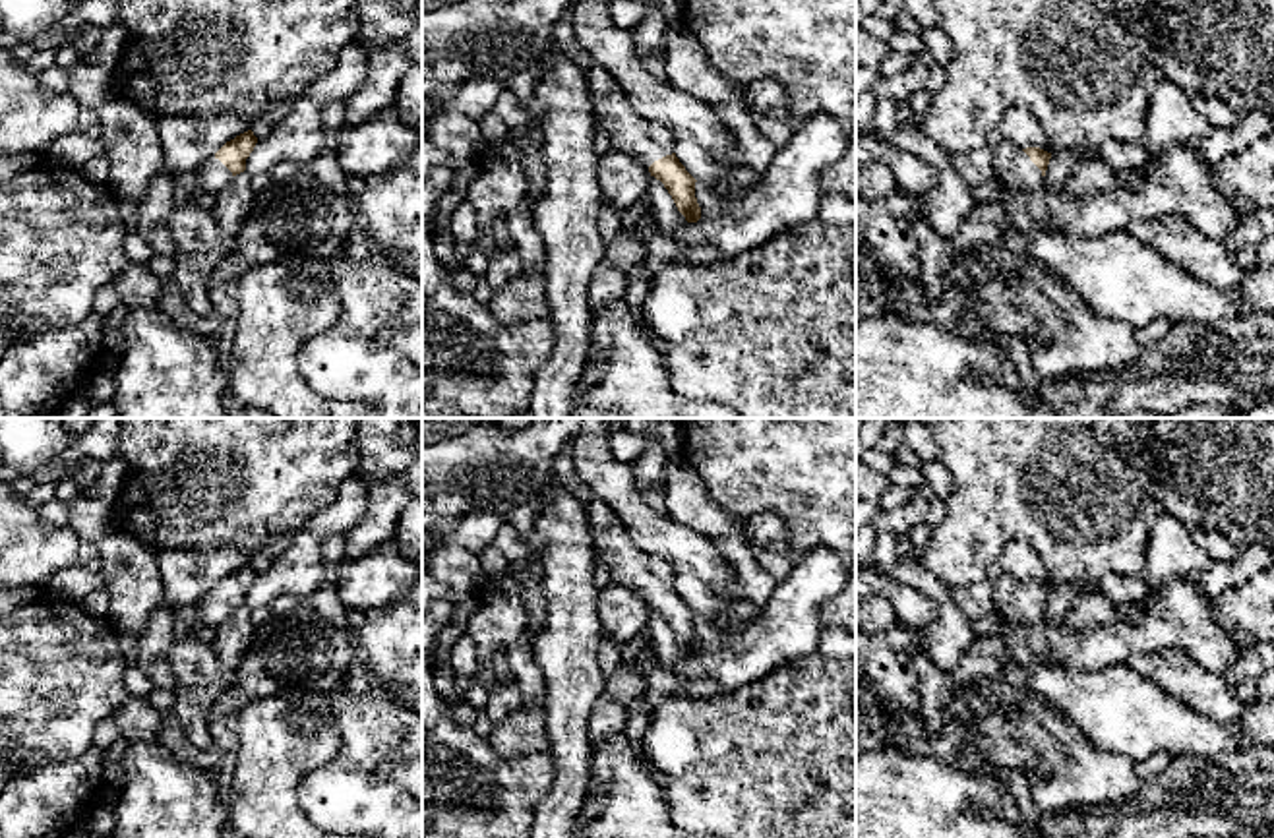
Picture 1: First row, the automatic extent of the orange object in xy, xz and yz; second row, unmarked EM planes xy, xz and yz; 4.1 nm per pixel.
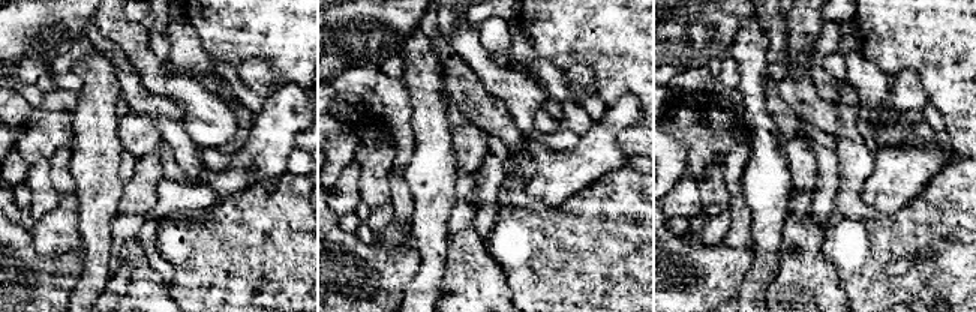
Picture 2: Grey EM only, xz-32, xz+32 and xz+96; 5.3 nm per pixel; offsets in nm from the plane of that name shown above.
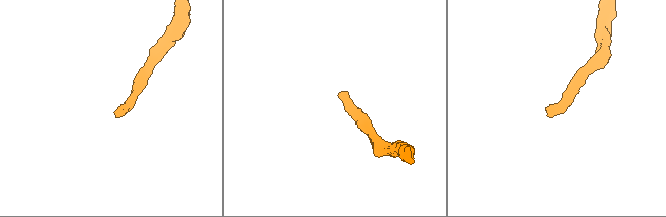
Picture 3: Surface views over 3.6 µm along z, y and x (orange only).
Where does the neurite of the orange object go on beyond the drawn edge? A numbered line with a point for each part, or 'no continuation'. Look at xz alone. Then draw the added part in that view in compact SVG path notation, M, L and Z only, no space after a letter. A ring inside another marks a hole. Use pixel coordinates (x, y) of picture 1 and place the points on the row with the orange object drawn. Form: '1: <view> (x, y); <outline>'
1: xz (645, 140); M573 10L554 27L554 45L585 74L596 126L608 134L612 149L631 153L647 168L674 153L672 132L639 116L618 81L579 45Z

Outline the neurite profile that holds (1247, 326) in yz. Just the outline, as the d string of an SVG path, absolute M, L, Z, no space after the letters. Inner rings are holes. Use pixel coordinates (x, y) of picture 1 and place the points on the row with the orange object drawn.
M1237 314L1231 317L1220 317L1214 323L1202 325L1200 329L1222 333L1241 343L1257 337L1274 341L1274 314Z

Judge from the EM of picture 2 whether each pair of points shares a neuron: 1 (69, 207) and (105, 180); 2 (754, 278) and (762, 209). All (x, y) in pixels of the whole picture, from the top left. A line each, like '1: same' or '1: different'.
1: different
2: same

